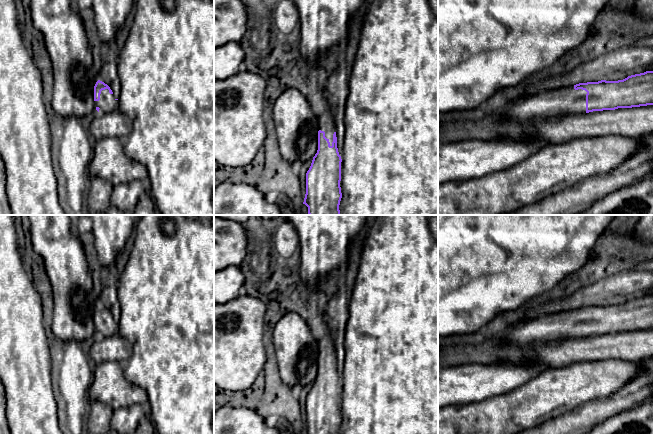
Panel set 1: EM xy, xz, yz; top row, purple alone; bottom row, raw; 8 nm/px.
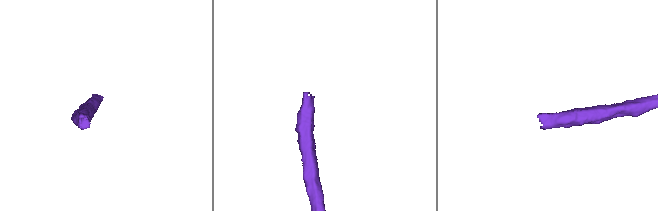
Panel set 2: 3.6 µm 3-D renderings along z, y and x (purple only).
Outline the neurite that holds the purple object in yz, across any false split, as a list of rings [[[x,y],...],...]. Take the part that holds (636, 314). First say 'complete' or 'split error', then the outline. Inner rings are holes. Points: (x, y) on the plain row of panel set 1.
split error; [[[653,295],[623,304],[579,307],[536,317],[500,334],[505,344],[526,346],[563,338],[589,337],[653,329]]]

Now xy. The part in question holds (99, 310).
split error; [[[100,304],[94,310],[94,325],[98,336],[109,337],[118,333],[118,323],[110,311]]]

